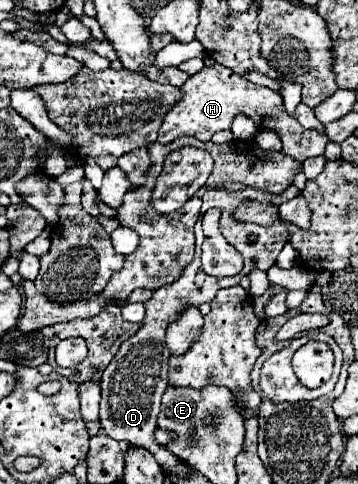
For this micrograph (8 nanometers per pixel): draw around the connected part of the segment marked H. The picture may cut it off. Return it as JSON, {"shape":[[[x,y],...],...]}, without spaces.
{"shape":[[[220,64],[204,66],[198,74],[186,80],[186,84],[182,86],[182,100],[178,100],[174,108],[166,114],[160,134],[158,134],[158,142],[166,146],[180,136],[194,136],[200,142],[208,142],[214,132],[228,130],[238,112],[244,112],[246,116],[250,116],[262,130],[264,128],[278,130],[282,144],[284,144],[282,152],[292,156],[294,160],[304,162],[306,158],[324,154],[324,148],[328,144],[326,134],[320,134],[318,130],[306,130],[304,126],[300,126],[296,118],[292,118],[286,112],[282,104],[282,96],[276,90],[256,86]]]}

